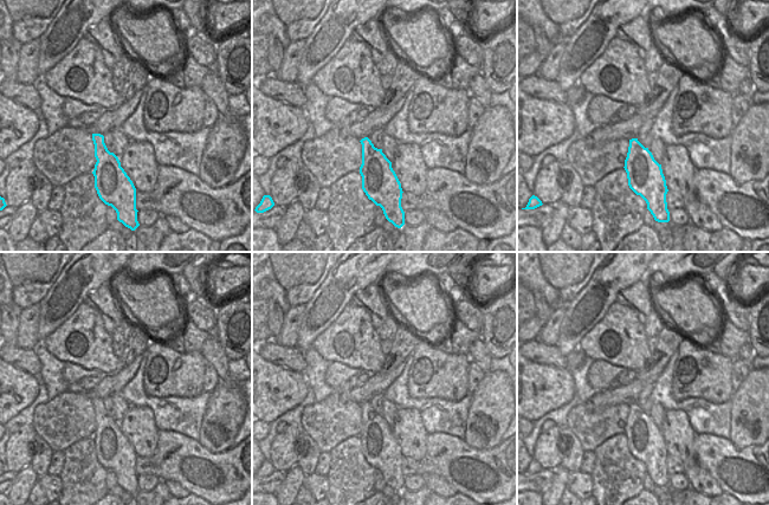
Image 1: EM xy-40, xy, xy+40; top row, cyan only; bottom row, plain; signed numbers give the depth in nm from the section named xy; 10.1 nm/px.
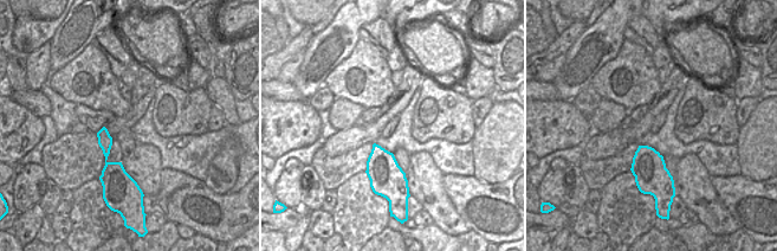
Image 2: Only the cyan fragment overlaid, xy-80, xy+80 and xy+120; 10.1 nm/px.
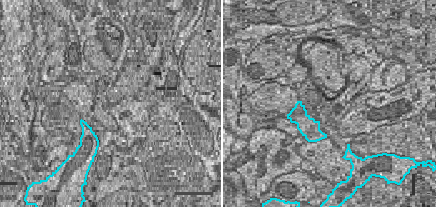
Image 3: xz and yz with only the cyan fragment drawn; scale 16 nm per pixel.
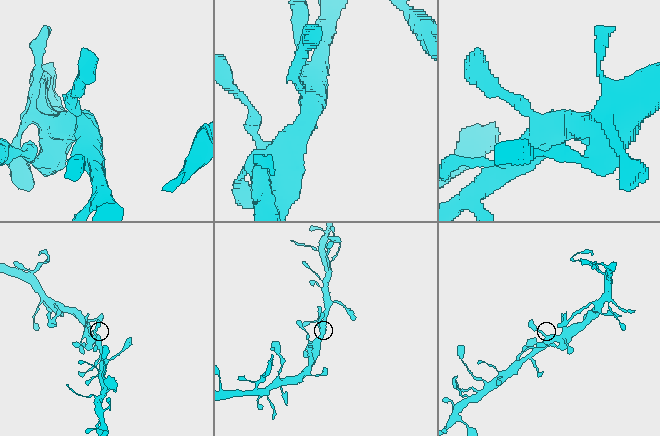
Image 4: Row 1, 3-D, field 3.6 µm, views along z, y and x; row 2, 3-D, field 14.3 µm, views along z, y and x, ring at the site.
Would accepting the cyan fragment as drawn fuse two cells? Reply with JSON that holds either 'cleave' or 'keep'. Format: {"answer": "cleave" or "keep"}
{"answer": "keep"}

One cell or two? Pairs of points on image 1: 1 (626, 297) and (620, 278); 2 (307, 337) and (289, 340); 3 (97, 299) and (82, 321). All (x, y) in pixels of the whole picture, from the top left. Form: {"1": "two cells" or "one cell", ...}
{"1": "two cells", "2": "two cells", "3": "two cells"}

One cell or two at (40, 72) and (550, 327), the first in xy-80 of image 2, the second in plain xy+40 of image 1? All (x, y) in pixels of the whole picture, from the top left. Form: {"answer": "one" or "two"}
{"answer": "one"}

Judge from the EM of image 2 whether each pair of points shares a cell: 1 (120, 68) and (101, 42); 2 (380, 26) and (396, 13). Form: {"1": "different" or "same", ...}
{"1": "same", "2": "different"}

